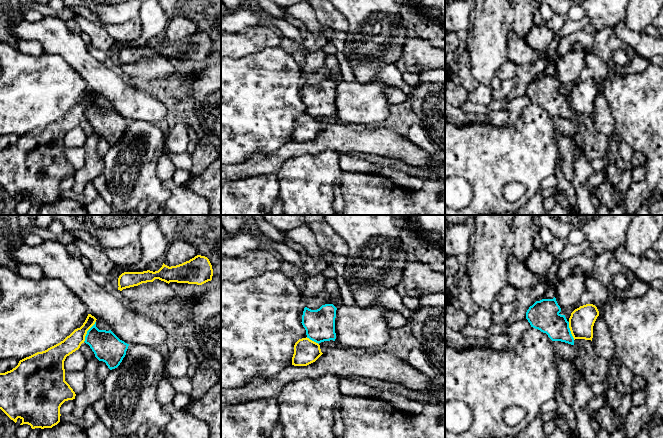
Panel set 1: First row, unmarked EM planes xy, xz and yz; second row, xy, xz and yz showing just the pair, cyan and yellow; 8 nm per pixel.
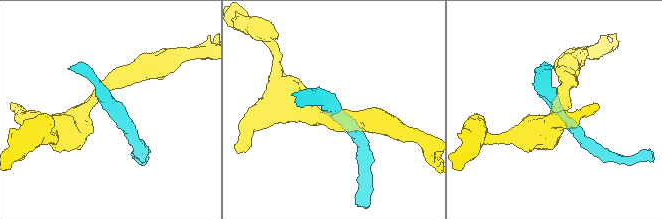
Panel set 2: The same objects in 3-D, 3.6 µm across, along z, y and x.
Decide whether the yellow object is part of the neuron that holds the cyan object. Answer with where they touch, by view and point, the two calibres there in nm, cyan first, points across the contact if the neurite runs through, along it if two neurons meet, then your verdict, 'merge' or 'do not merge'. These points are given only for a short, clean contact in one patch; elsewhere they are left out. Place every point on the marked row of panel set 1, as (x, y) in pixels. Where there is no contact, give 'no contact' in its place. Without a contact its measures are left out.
meets cyan in xy at (87, 331); 240 nm thick on the cyan side, 140 nm on the other; border along xy (95, 321), (87, 331), (83, 341); do not merge

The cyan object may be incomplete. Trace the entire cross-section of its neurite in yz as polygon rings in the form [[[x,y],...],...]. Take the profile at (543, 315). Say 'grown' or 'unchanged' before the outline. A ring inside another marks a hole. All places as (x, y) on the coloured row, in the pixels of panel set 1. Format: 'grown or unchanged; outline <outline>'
unchanged; outline [[[556,298],[542,299],[536,301],[526,312],[526,319],[530,323],[531,327],[546,333],[552,341],[561,341],[571,345],[574,345],[574,338],[569,328],[569,322],[565,315],[561,315],[561,308],[558,305]]]

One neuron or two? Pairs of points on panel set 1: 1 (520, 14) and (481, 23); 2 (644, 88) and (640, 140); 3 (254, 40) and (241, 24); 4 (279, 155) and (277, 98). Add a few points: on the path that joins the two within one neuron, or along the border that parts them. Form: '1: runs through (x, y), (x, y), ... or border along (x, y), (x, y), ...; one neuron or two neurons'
1: border along (514, 10), (514, 20), (511, 29); two neurons
2: runs through (644, 101), (644, 127); one neuron
3: border along (268, 26), (249, 26), (241, 31), (231, 33); two neurons
4: border along (291, 140), (269, 153), (256, 153); two neurons

